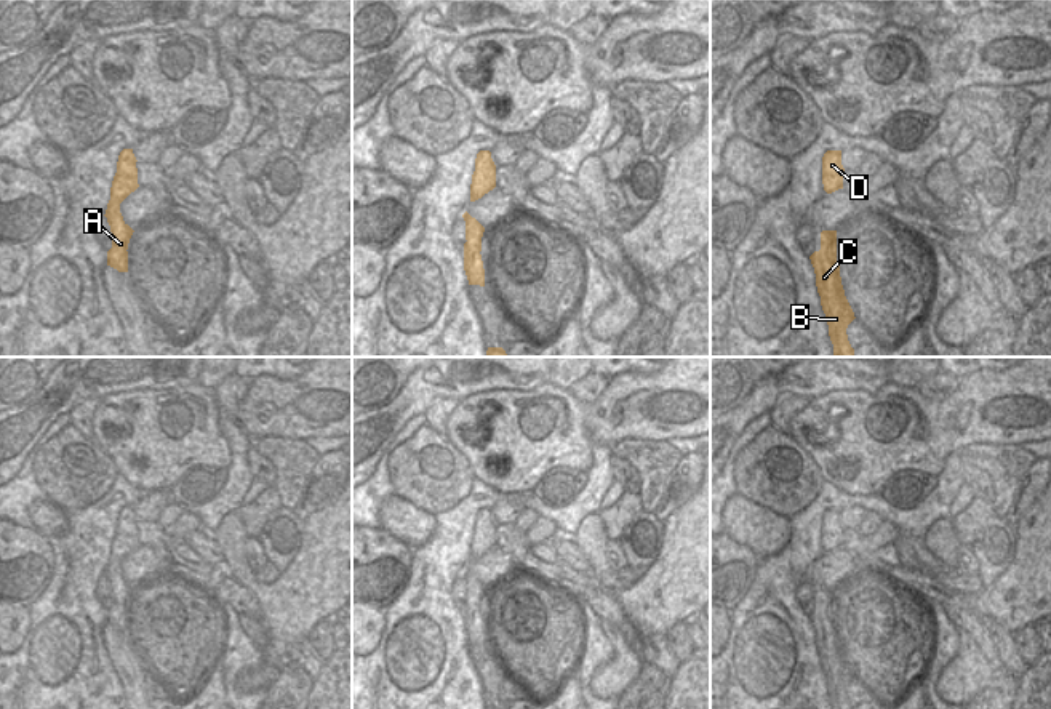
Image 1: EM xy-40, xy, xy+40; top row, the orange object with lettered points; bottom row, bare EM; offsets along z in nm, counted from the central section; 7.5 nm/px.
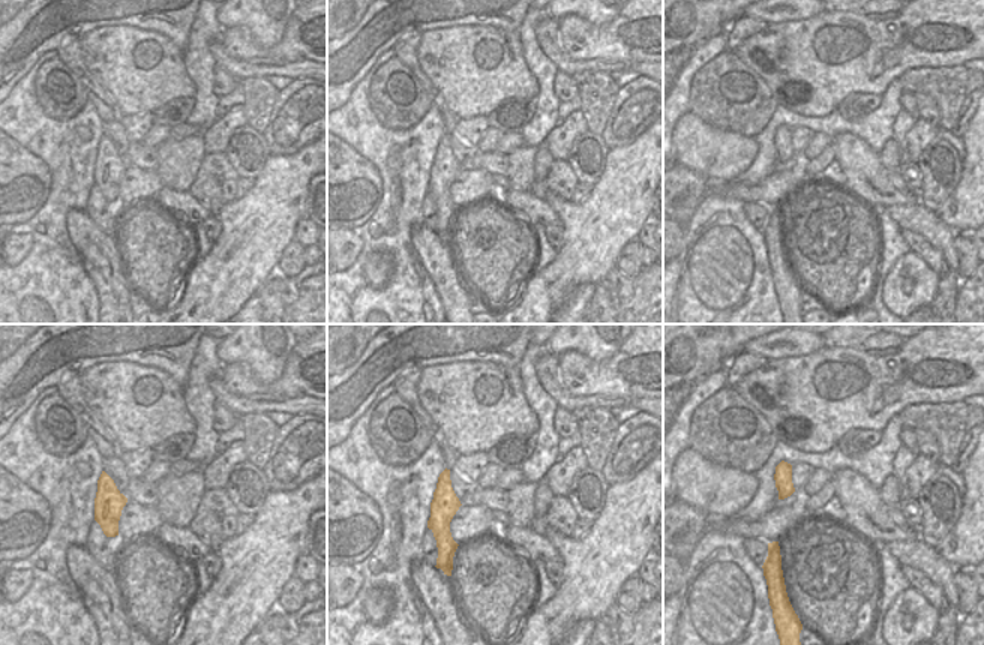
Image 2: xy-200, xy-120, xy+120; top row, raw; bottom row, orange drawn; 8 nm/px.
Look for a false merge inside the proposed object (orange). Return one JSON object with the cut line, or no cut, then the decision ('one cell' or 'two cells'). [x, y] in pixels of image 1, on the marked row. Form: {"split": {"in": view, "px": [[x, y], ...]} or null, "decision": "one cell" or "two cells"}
{"split": null, "decision": "one cell"}

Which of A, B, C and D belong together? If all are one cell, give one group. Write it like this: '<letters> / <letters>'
A B C D

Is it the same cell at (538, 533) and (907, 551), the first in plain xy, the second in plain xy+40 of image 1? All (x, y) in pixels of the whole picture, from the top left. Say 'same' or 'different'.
different

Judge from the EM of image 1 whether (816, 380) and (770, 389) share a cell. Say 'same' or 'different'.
same

